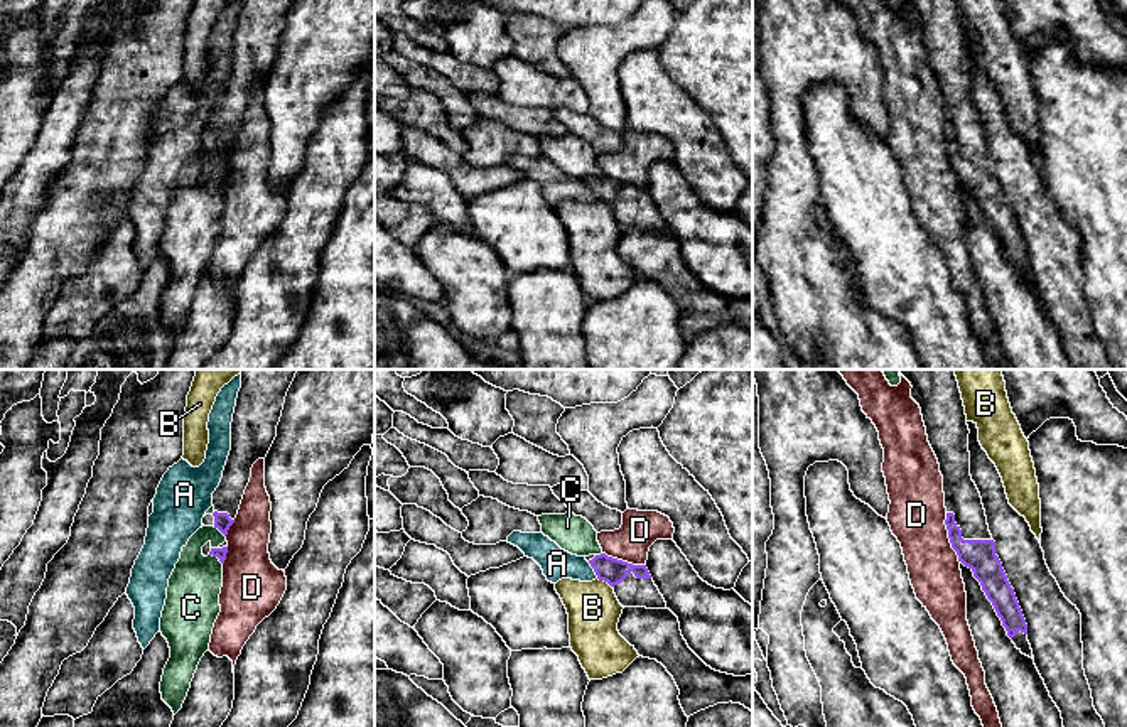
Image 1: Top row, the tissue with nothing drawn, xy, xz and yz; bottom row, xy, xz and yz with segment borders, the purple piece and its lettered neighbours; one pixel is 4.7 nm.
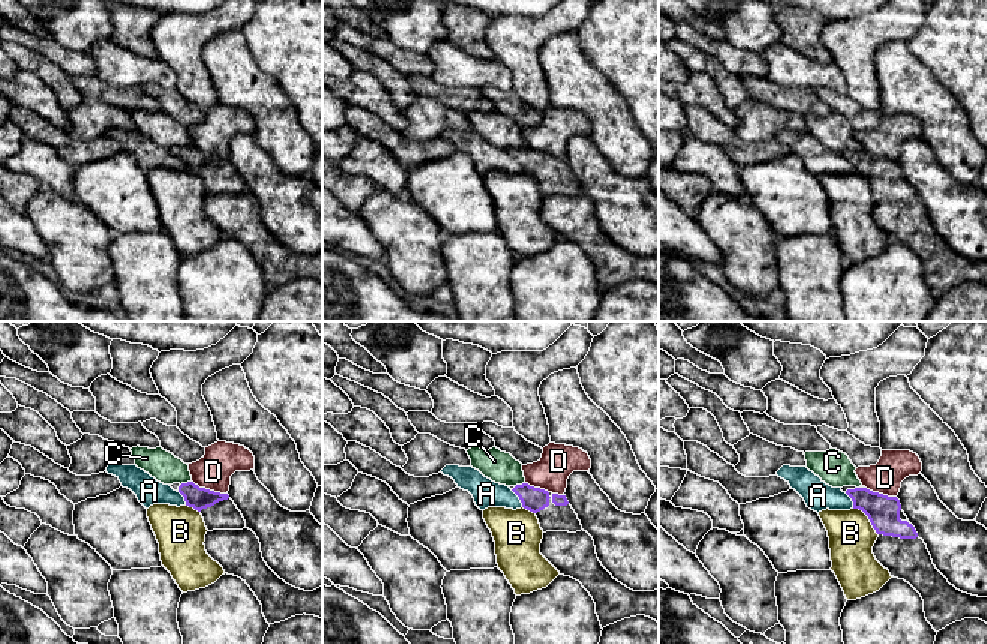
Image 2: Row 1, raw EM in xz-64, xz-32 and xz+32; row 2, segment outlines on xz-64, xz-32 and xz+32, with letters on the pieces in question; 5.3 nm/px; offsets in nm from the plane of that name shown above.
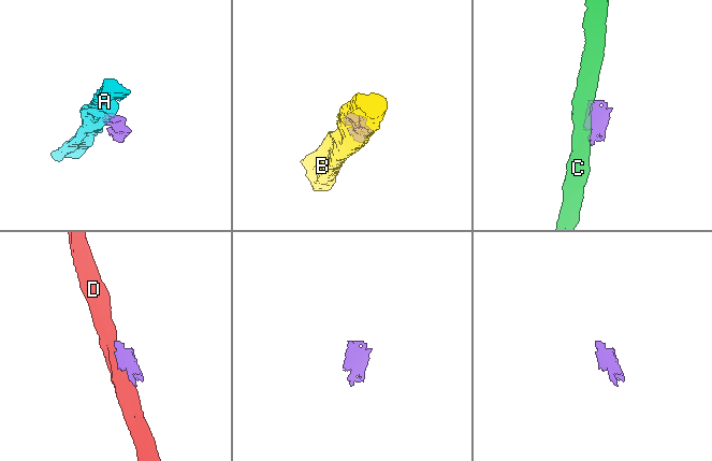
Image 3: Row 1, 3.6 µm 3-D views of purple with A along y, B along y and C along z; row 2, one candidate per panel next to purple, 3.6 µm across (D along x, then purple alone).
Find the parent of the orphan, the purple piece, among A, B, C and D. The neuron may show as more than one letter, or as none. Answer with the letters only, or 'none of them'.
none of them

